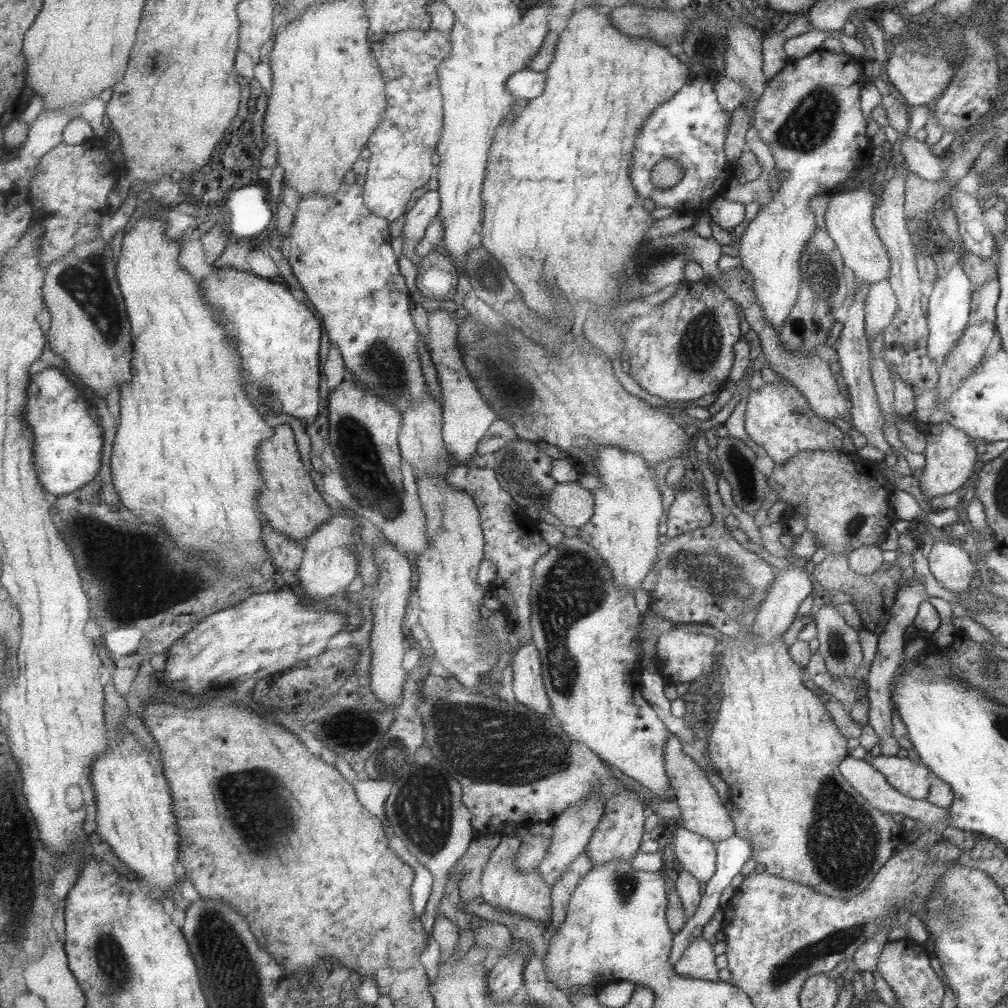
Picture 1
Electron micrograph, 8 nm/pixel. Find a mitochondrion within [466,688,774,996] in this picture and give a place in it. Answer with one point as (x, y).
(624, 885)

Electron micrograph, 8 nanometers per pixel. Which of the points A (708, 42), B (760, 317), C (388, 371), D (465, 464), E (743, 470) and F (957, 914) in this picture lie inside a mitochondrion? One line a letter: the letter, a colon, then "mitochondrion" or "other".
A: mitochondrion
B: other
C: mitochondrion
D: other
E: other
F: mitochondrion

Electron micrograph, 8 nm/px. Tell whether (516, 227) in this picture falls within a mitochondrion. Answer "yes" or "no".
no

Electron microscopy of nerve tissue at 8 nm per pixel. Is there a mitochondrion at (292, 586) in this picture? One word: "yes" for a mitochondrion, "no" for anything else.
no

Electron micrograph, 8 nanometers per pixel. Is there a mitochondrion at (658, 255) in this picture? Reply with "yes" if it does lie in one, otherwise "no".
yes

